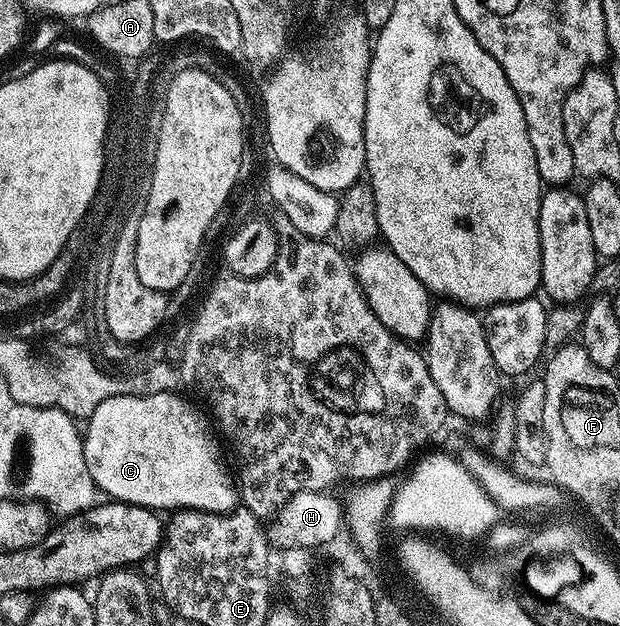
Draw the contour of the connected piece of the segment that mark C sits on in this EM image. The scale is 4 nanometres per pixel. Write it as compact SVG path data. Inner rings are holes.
M179 393L109 397L94 407L86 423L85 465L96 488L107 494L104 496L152 509L188 507L191 513L236 510L237 487L232 472L230 475L219 460L216 432Z

